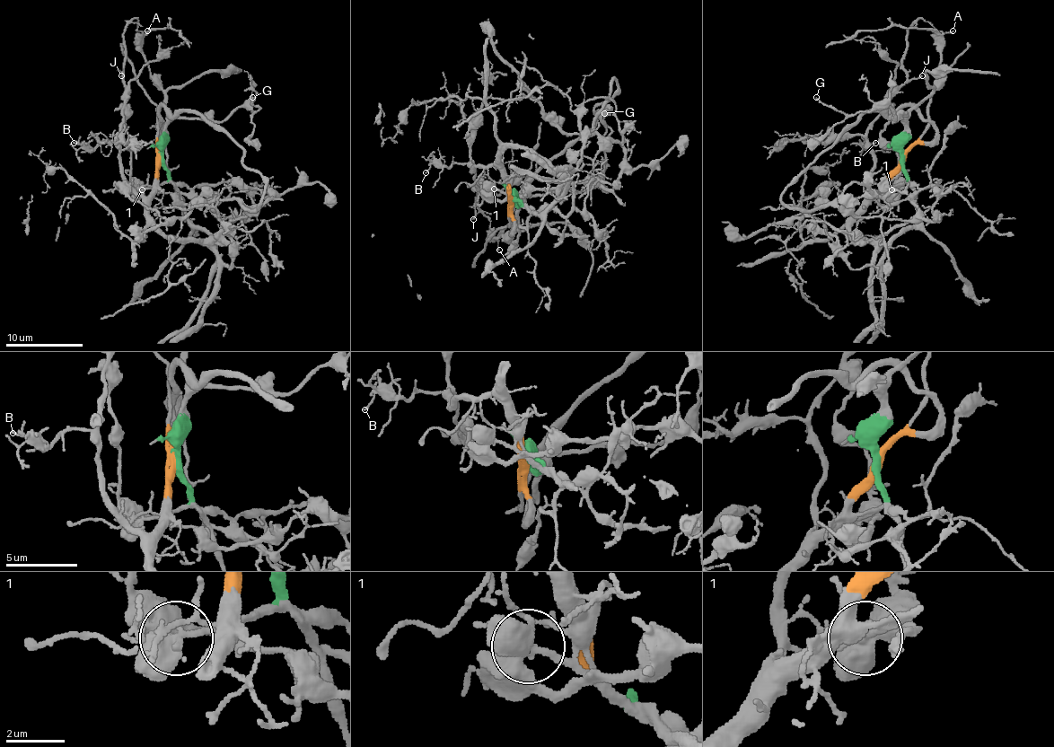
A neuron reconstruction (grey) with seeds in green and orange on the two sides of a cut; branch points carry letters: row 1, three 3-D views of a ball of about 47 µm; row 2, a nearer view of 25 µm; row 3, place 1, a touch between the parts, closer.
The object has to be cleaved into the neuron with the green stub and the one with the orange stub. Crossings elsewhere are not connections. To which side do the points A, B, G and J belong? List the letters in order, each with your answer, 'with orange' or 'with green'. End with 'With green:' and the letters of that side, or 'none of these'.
A: with green
B: with orange
G: with green
J: with orange
With green: A, G

